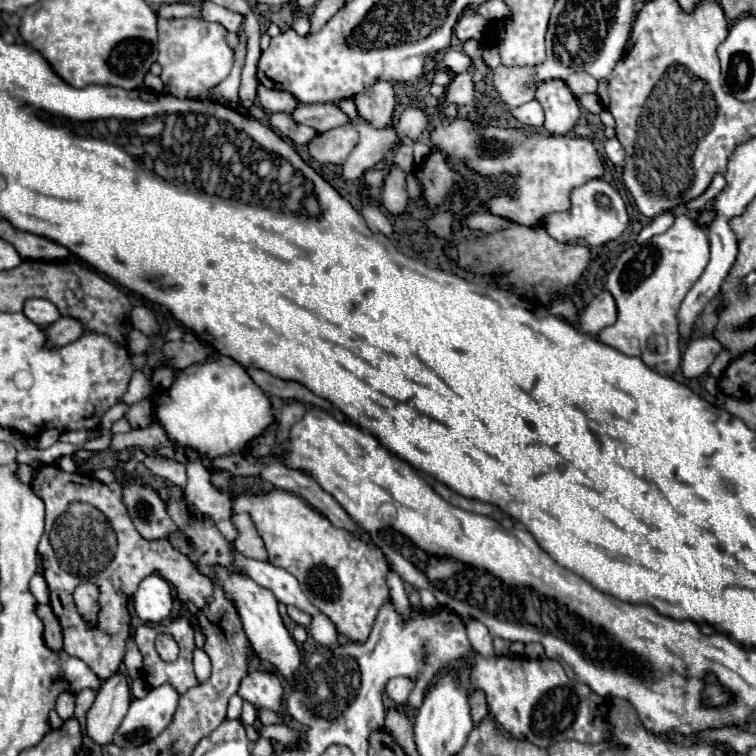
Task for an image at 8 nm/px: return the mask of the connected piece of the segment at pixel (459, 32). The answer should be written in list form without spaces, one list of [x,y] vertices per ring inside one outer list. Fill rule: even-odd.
[[[479,14],[469,16],[469,18],[467,18],[467,16],[461,16],[459,22],[455,24],[455,36],[457,36],[461,42],[471,40],[471,38],[481,40],[483,34],[487,32],[487,26],[489,26],[489,22],[487,22],[483,16],[479,16]]]

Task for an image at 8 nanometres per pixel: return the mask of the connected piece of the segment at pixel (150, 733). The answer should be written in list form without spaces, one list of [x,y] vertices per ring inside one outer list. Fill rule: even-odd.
[[[171,684],[151,688],[141,700],[133,700],[129,712],[115,732],[113,744],[121,748],[137,748],[163,732],[175,714],[179,692]]]

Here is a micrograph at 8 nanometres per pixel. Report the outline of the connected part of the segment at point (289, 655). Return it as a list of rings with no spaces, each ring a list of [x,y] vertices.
[[[217,566],[215,570],[217,570],[217,580],[219,580],[219,584],[225,588],[227,596],[231,598],[231,602],[235,604],[235,608],[237,608],[241,620],[243,620],[245,632],[247,632],[247,636],[249,636],[249,640],[251,640],[251,646],[253,646],[255,654],[257,654],[261,660],[273,664],[275,672],[279,672],[285,680],[293,682],[295,674],[297,674],[299,668],[301,668],[301,652],[299,652],[295,640],[291,638],[289,630],[287,630],[285,624],[283,624],[283,618],[281,618],[281,614],[279,614],[279,604],[277,604],[277,600],[273,598],[273,592],[267,592],[267,588],[255,584],[255,582],[253,582],[251,578],[247,578],[247,576],[229,574],[229,572],[227,572],[225,568],[221,568],[221,566]]]

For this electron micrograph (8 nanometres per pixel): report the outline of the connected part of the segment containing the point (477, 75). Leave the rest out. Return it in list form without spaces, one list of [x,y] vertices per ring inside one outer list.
[[[477,52],[477,54],[473,54],[471,56],[473,58],[473,64],[475,64],[475,70],[473,70],[473,84],[477,84],[479,80],[483,80],[485,78],[485,74],[487,74],[487,64],[483,62],[483,58],[481,58],[481,54]]]

